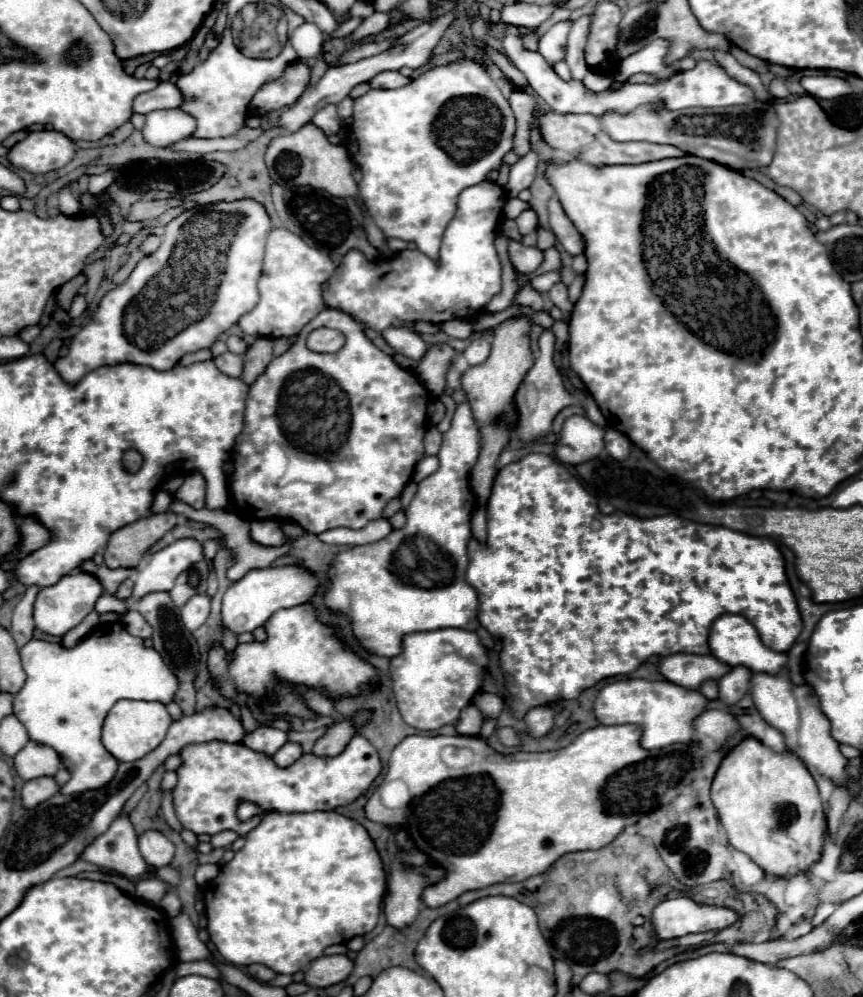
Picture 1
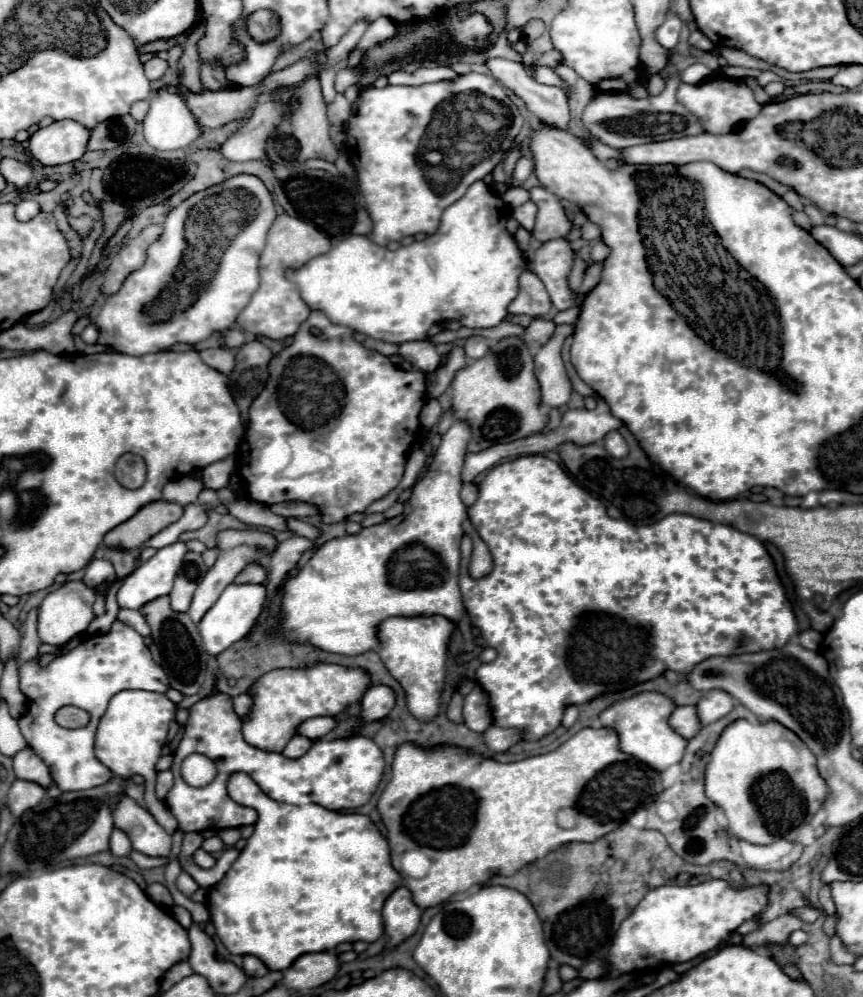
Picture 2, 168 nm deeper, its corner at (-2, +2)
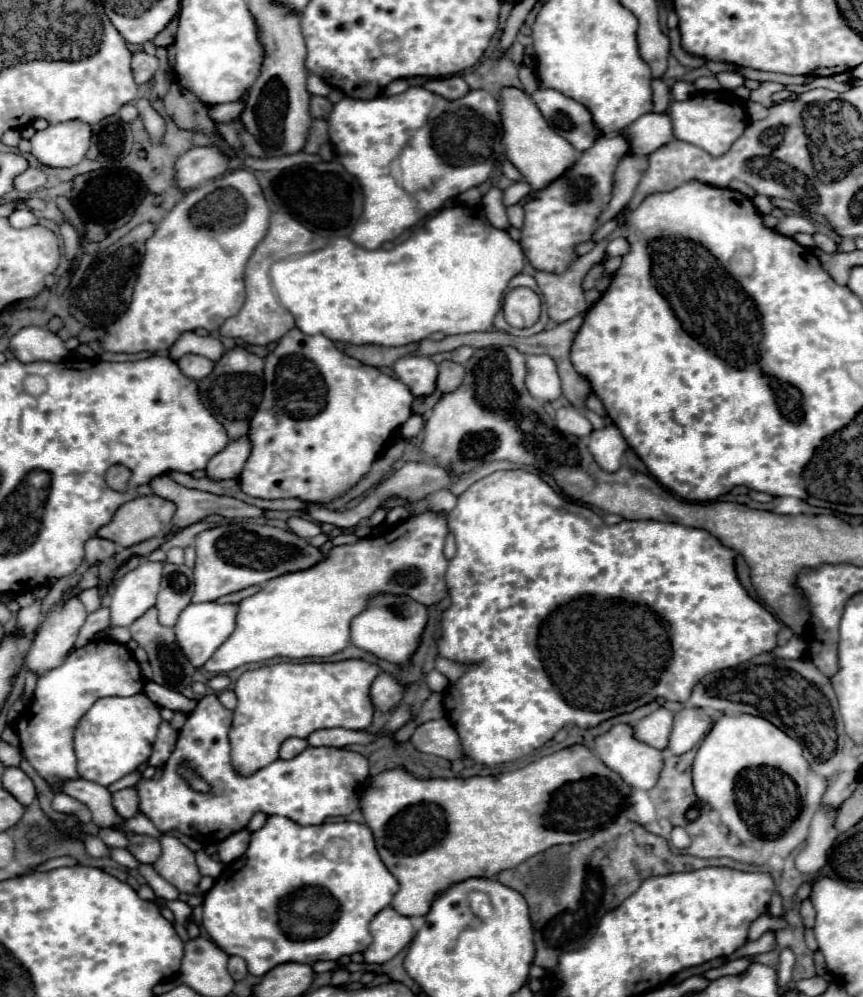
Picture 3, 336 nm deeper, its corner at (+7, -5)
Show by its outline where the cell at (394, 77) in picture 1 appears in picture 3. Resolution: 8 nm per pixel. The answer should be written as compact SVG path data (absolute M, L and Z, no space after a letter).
M448 76L448 78L432 78L424 84L426 90L434 92L434 94L440 94L448 100L456 100L458 96L464 96L470 88L468 84L460 78L460 76Z

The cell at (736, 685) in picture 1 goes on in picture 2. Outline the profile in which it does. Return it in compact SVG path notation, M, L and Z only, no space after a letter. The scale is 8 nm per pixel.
M707 691L703 693L703 697L697 701L695 705L697 709L697 719L699 719L699 725L705 727L721 717L725 717L731 709L733 709L733 697L723 693L723 691Z

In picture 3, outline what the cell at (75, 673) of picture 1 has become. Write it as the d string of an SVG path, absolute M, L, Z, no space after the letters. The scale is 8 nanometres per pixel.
M114 640L88 642L84 648L74 650L64 664L48 670L38 678L30 704L16 718L16 732L22 744L22 752L32 768L46 780L54 794L62 792L62 786L70 780L78 780L76 754L74 754L74 730L80 718L92 708L98 698L104 696L134 696L144 688L140 668L132 650L126 644Z

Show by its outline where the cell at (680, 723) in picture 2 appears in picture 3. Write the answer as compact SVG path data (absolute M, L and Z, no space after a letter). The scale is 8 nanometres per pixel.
M658 708L650 716L642 718L634 726L634 732L636 732L638 740L662 750L662 748L668 746L672 728L674 728L674 714L668 712L666 708Z

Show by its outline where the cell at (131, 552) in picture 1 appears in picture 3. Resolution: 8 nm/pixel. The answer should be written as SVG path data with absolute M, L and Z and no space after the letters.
M156 494L138 496L126 502L114 514L114 520L98 530L100 538L112 540L122 548L130 548L144 540L164 534L170 528L176 506Z

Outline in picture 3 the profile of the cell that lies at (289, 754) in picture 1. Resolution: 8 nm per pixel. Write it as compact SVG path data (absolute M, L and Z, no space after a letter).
M290 738L290 740L286 740L286 742L280 746L280 758L282 758L282 760L290 760L290 758L298 756L306 746L308 746L306 740L302 740L302 738Z

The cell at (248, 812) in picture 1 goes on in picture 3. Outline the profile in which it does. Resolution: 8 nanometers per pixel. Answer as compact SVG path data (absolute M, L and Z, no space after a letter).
M268 816L266 824L252 832L250 844L246 848L246 852L224 866L222 874L216 878L216 884L210 888L210 892L206 892L204 896L204 930L208 932L208 936L212 938L212 942L222 948L226 954L230 956L240 956L246 960L250 974L254 976L264 976L268 970L272 970L278 964L284 962L318 962L318 960L338 960L340 956L350 956L354 952L364 952L370 942L370 930L368 924L370 920L386 906L390 906L394 894L398 892L398 880L388 872L388 868L382 864L378 852L376 852L376 844L374 844L374 836L370 832L370 828L366 824L358 824L358 822L328 822L328 824L320 824L320 826L300 826L294 820L286 818L286 816Z

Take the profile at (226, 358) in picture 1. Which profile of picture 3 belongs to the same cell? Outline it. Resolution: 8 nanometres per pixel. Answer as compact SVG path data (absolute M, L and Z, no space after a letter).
M196 354L182 356L178 360L178 366L192 380L202 380L202 378L206 378L214 370L214 362L212 360L204 358L204 356L196 356Z

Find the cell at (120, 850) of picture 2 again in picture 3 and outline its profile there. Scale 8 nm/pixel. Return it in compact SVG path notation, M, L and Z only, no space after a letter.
M114 828L100 830L100 832L98 832L98 836L100 836L100 838L102 838L102 842L104 842L106 846L110 846L110 848L126 848L126 844L128 844L126 836L124 836L122 832L114 830Z

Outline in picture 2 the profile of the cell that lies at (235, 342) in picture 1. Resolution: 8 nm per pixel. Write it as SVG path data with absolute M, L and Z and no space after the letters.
M231 329L231 331L225 333L223 341L225 341L225 347L229 347L229 349L237 349L237 347L241 347L241 345L245 343L245 337L243 337L243 333L241 333L239 329Z

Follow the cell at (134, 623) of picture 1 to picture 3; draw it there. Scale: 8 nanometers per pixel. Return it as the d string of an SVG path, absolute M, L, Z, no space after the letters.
M100 608L92 614L88 614L84 626L80 628L80 634L78 634L78 640L74 644L74 648L82 648L84 644L88 644L96 632L102 632L110 626L110 610L108 608Z

